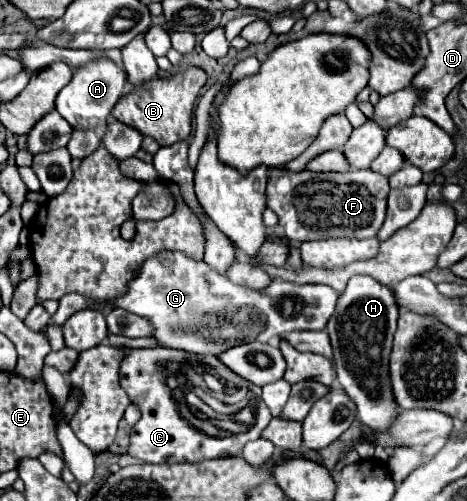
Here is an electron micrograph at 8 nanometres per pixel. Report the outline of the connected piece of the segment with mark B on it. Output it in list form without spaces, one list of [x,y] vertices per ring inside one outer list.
[[[188,67],[170,79],[154,79],[148,83],[148,87],[144,87],[144,91],[140,91],[140,95],[128,95],[128,99],[120,99],[112,109],[112,115],[142,135],[156,139],[162,147],[174,145],[184,141],[192,131],[192,109],[204,83],[206,73],[198,67]]]

